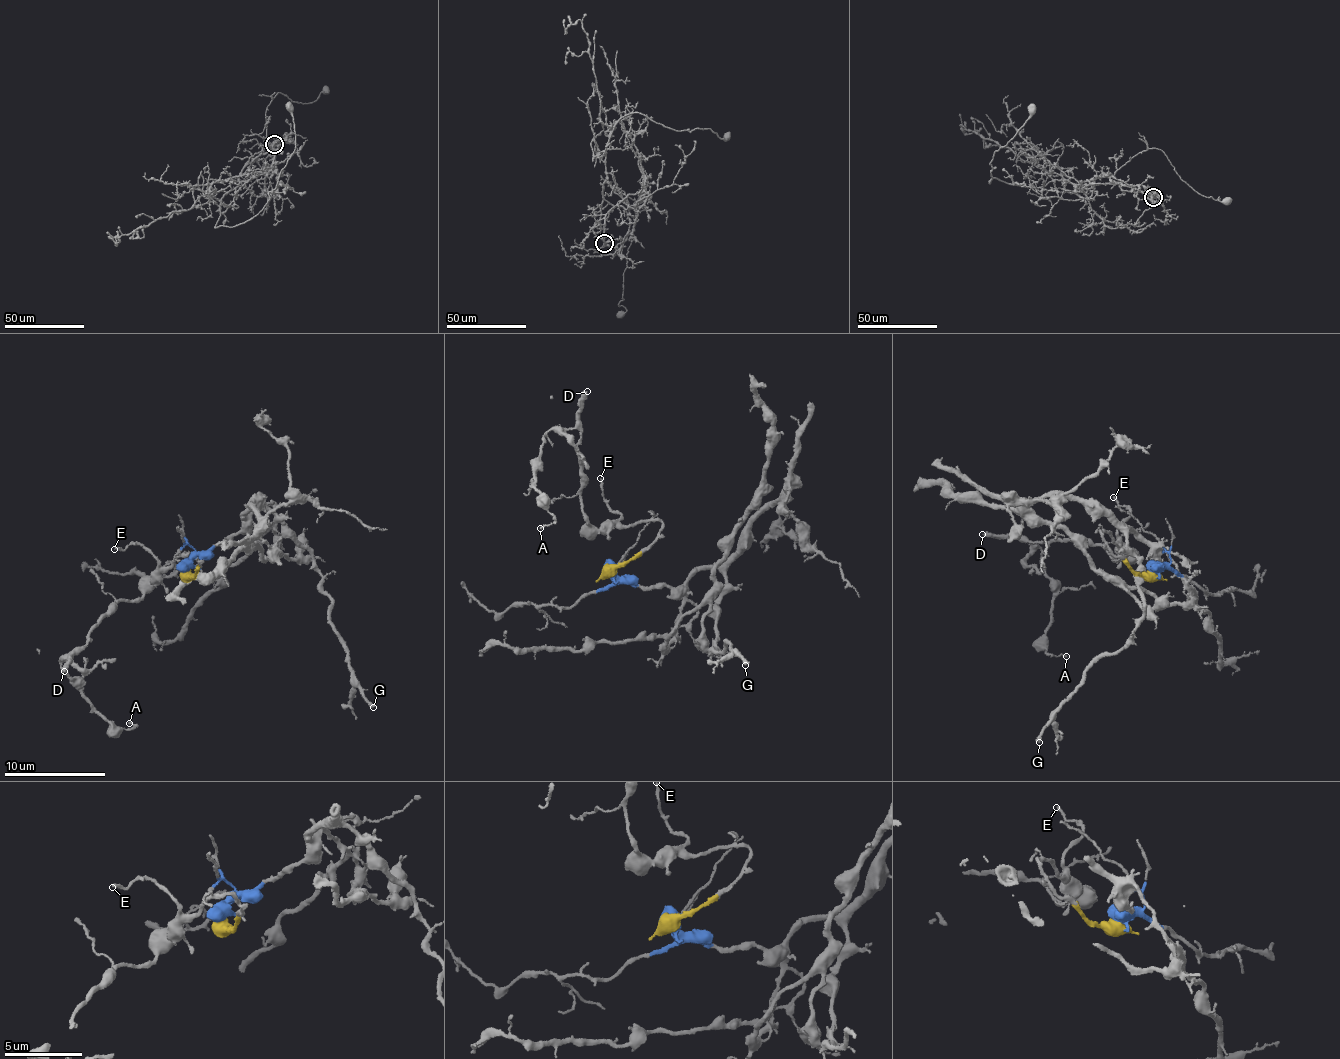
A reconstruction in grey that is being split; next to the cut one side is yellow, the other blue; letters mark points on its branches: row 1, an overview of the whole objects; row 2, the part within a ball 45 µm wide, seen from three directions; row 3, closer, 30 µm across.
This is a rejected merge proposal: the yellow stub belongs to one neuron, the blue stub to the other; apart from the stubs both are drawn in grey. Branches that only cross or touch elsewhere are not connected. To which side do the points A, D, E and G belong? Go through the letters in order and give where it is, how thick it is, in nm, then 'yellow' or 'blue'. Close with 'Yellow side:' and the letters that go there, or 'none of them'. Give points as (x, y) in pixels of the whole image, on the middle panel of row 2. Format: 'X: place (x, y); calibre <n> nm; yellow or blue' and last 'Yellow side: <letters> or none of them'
A: place (540, 528); calibre 120 nm; yellow
D: place (587, 391); calibre 360 nm; yellow
E: place (600, 478); calibre 170 nm; yellow
G: place (745, 665); calibre 280 nm; blue
Yellow side: A, D, E

